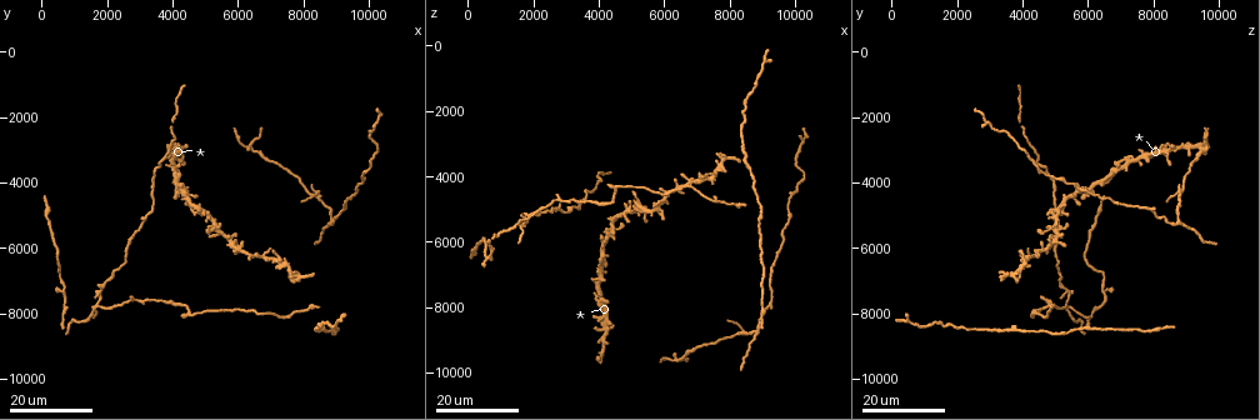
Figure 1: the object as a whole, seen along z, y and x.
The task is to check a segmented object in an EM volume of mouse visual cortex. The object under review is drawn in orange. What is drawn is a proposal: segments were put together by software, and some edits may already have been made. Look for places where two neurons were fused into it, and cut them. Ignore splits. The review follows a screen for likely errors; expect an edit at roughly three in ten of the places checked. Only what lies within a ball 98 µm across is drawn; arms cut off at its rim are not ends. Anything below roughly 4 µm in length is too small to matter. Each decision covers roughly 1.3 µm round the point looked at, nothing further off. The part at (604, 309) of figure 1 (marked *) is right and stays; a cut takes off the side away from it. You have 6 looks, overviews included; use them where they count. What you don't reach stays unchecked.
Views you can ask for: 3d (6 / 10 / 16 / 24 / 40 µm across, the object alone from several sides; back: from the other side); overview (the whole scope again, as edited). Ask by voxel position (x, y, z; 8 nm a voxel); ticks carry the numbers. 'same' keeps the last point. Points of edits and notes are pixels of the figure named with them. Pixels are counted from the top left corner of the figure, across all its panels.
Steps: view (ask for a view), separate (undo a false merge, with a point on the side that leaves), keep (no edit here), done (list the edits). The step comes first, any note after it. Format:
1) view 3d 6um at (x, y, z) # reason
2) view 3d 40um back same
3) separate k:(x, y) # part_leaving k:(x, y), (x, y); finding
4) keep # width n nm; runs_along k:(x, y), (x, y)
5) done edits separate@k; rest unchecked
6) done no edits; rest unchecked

view 3d 16um at (8800, 5200, 8800) # side arm on a straight run

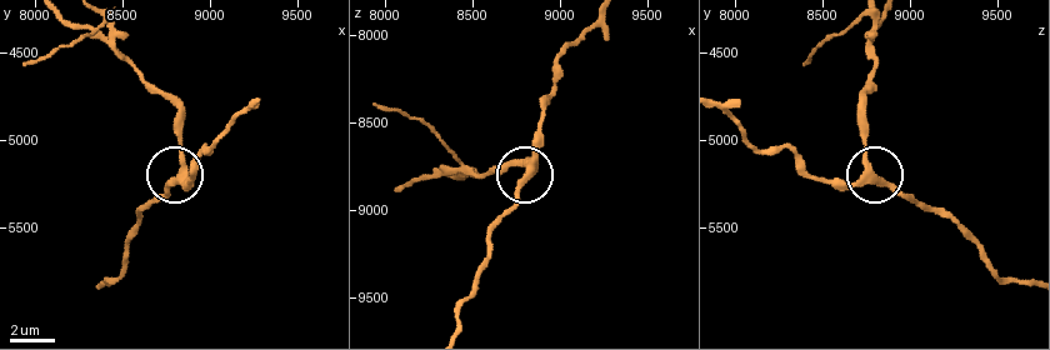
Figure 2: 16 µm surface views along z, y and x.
view 3d 10um at (8820, 5240, 8760)

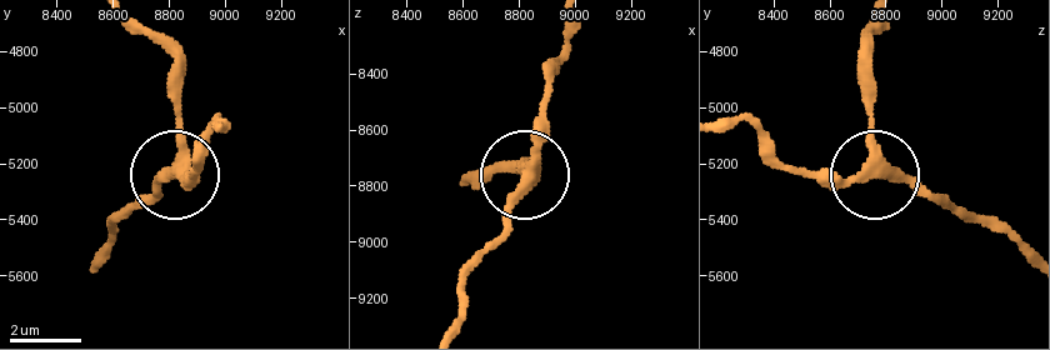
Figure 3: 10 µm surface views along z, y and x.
keep # width 310 nm; runs_along 3:(465, 183), (529, 174), (501, 228), (469, 260); one neuron here

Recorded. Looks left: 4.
view 3d 24um at (8500, 4400, 8800) # small branch off a trunk

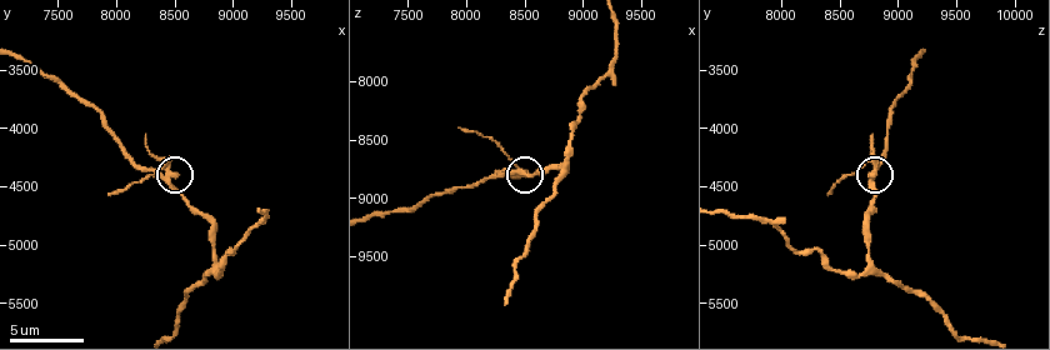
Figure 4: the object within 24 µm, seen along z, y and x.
view 3d 10um at (8420, 4340, 8800)

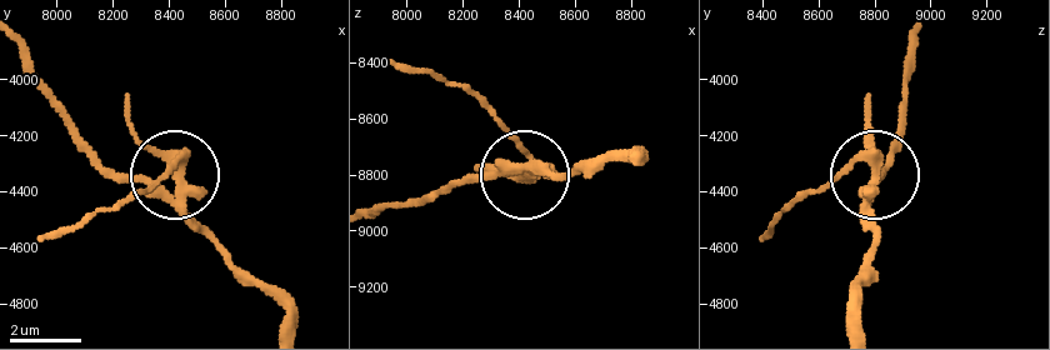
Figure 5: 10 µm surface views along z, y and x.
separate 5:(878, 164) # arms 4; part_leaving 5:(183, 213), (180, 163), (120, 204), (43, 240); two neurons meet here

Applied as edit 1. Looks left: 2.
view 3d 16um at (8600, 8400, 3700) # three-way junction

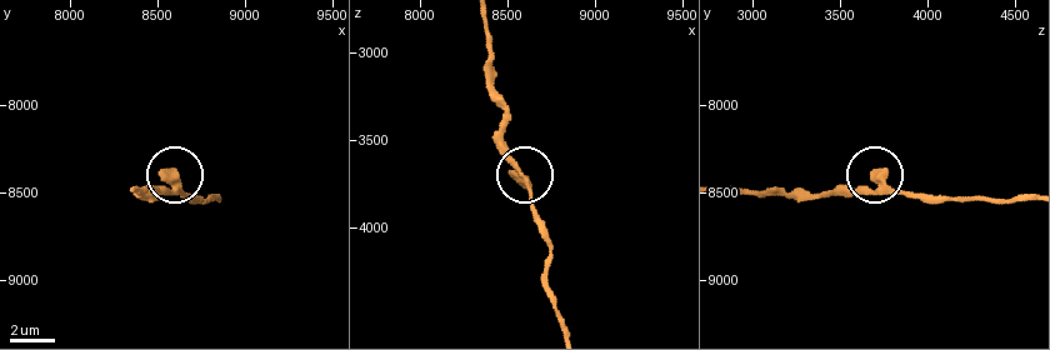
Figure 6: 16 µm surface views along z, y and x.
view 3d 6um at (8560, 8500, 3660)

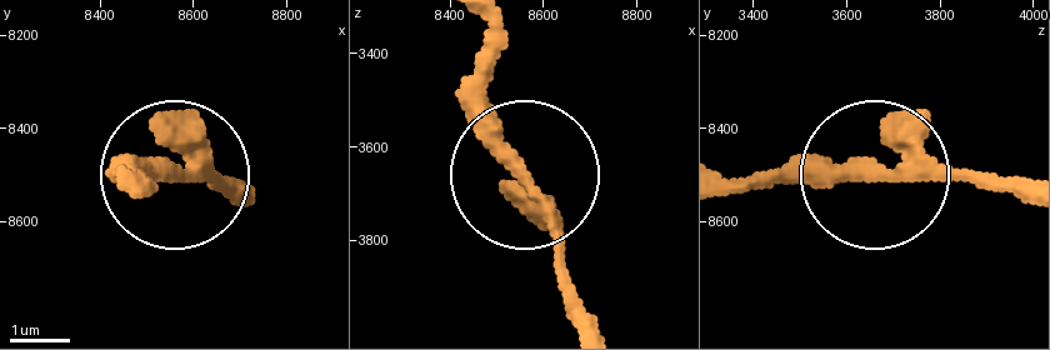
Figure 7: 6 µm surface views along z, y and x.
keep # one neuron here

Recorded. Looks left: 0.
done edits separate@5; rest unchecked

